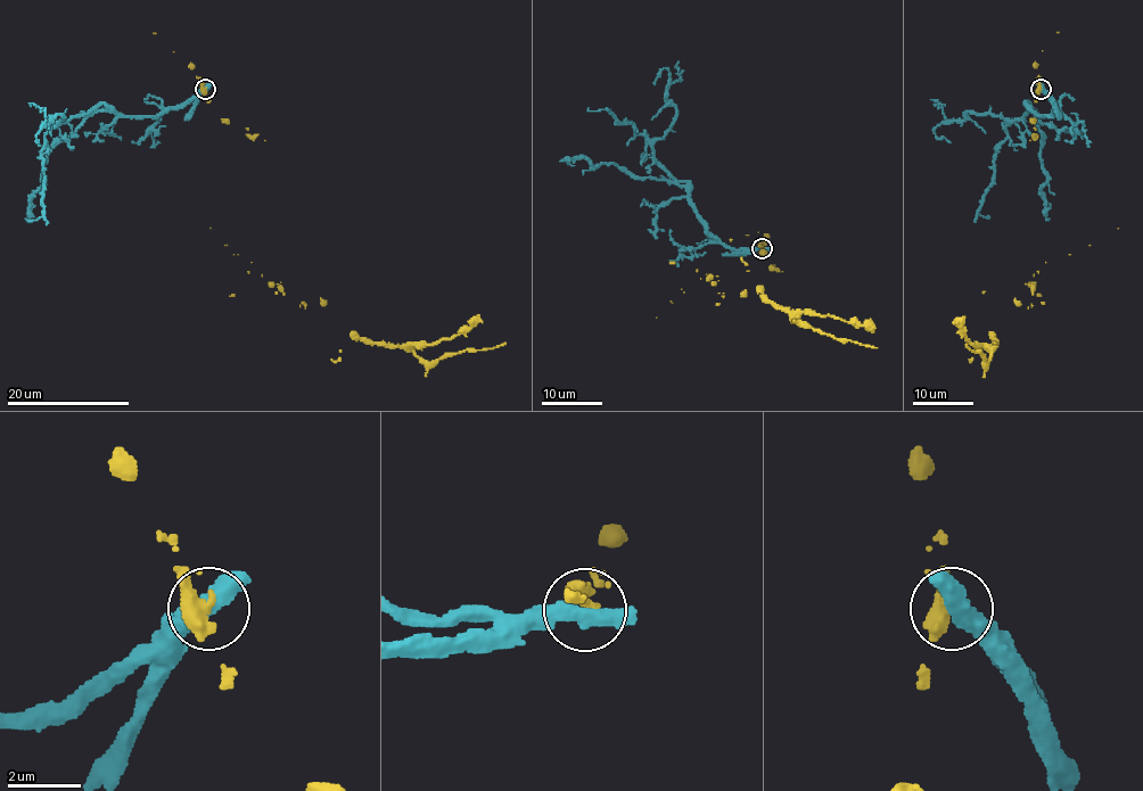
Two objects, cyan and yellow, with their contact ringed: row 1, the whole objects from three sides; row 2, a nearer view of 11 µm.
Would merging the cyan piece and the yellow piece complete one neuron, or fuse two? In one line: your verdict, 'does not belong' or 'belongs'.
does not belong

